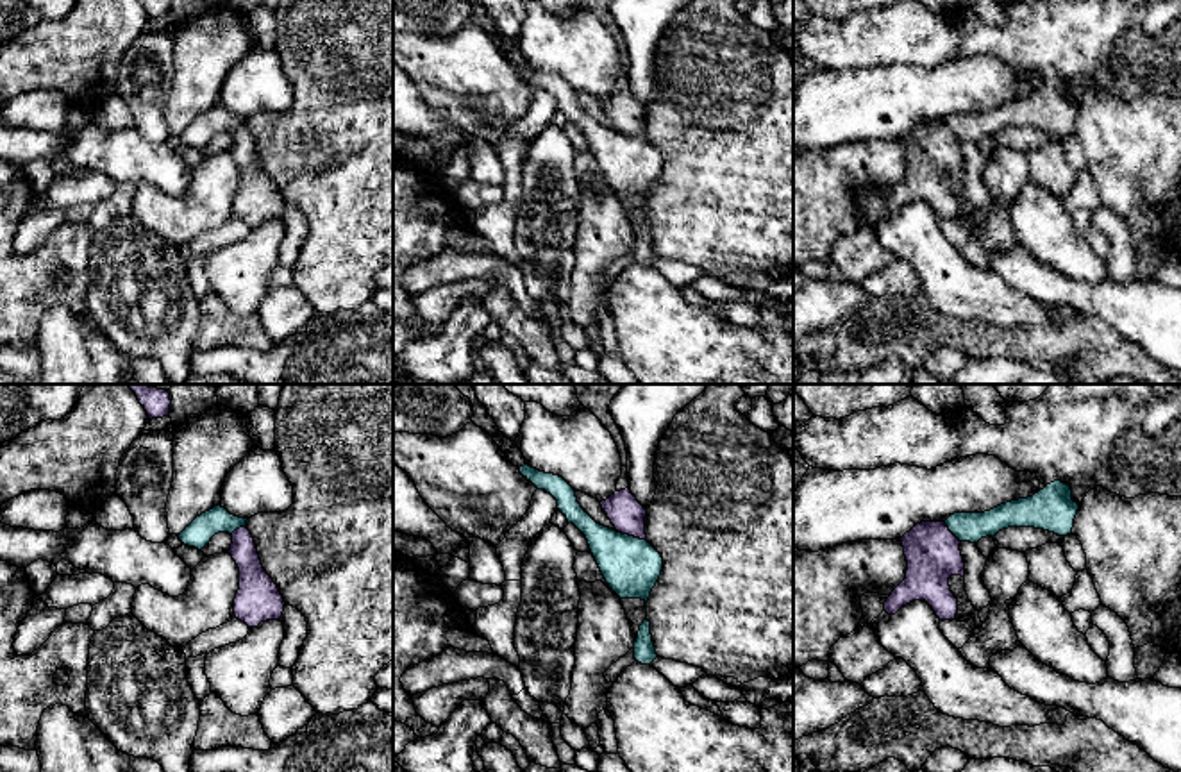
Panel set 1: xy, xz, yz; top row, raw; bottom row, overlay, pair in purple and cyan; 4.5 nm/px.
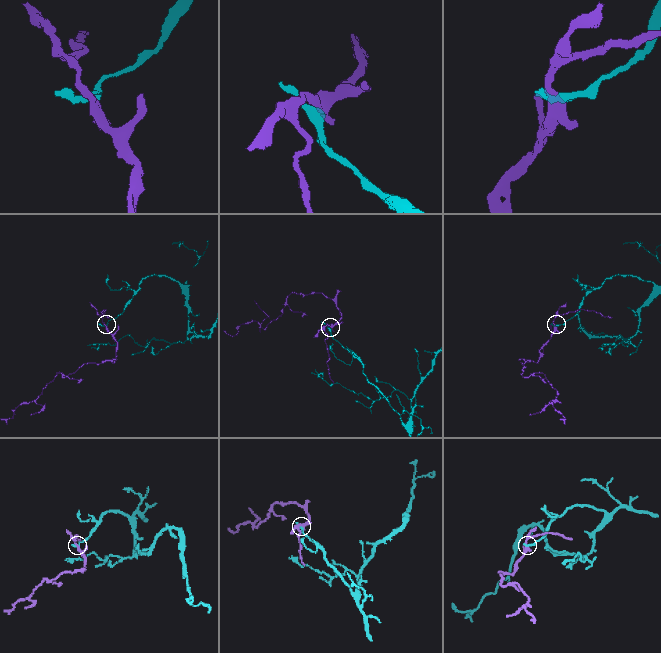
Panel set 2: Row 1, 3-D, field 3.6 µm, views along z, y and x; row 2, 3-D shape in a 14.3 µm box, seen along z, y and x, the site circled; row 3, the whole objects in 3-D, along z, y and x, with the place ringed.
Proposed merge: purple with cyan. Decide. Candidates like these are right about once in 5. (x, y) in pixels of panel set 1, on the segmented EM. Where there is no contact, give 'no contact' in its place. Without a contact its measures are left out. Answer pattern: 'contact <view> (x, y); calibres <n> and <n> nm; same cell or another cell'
contact xz (633, 535); calibres 160 and 260 nm; another cell

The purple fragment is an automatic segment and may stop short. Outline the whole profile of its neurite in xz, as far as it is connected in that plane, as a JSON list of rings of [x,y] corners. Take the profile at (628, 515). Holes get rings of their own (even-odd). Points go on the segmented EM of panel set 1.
[[[629,488],[615,491],[609,499],[602,500],[600,506],[618,533],[647,540],[647,509],[636,500]]]

